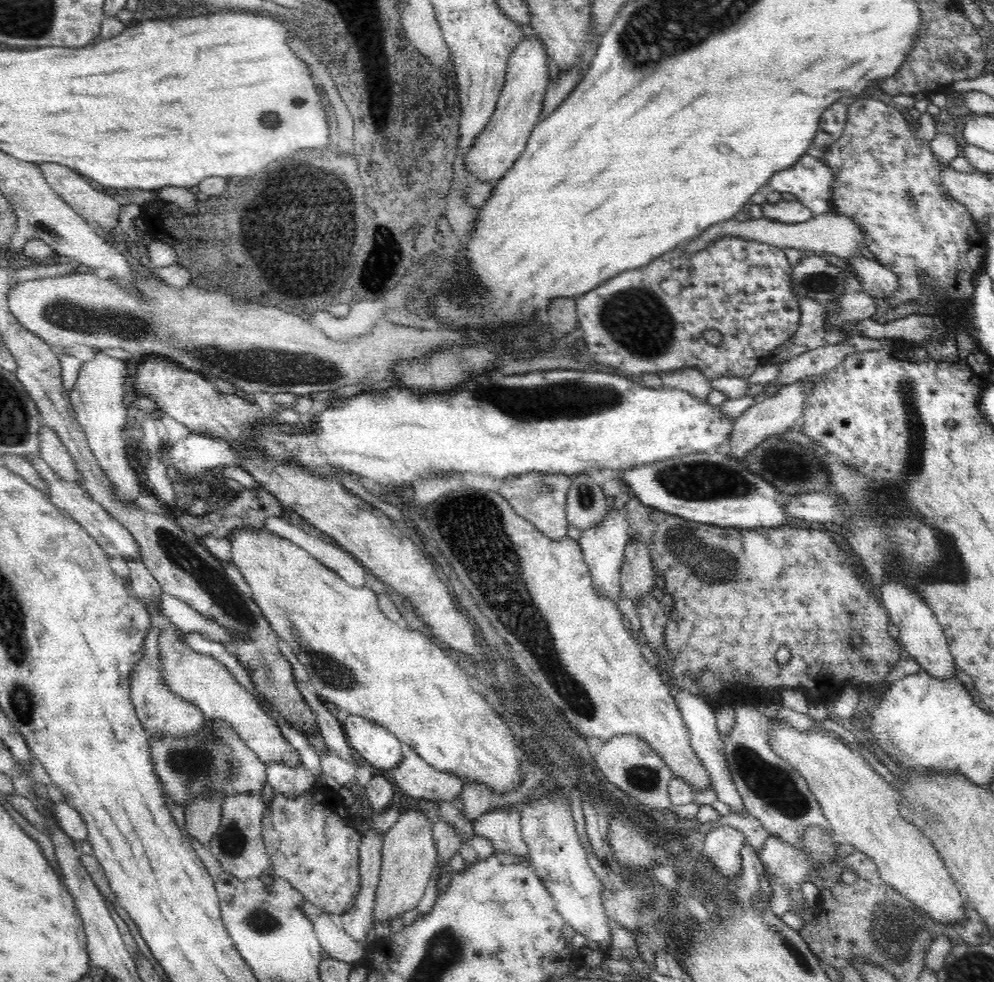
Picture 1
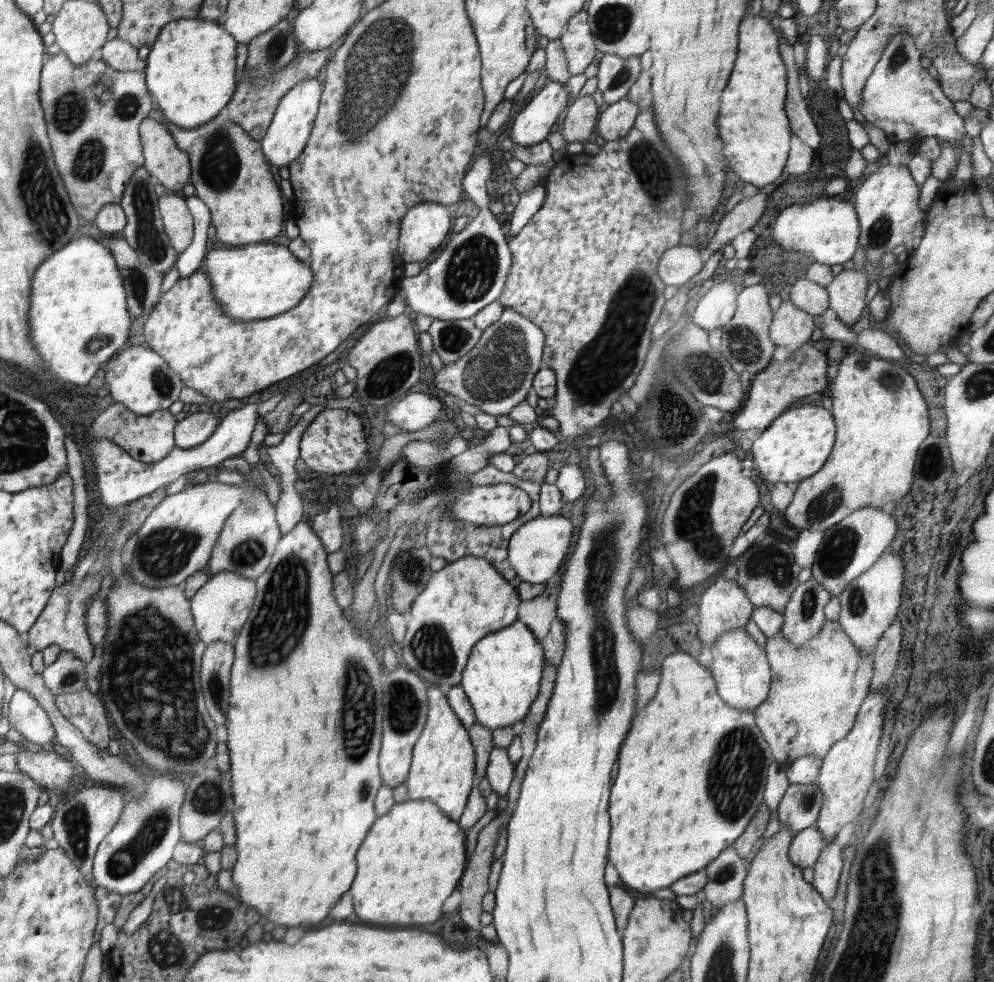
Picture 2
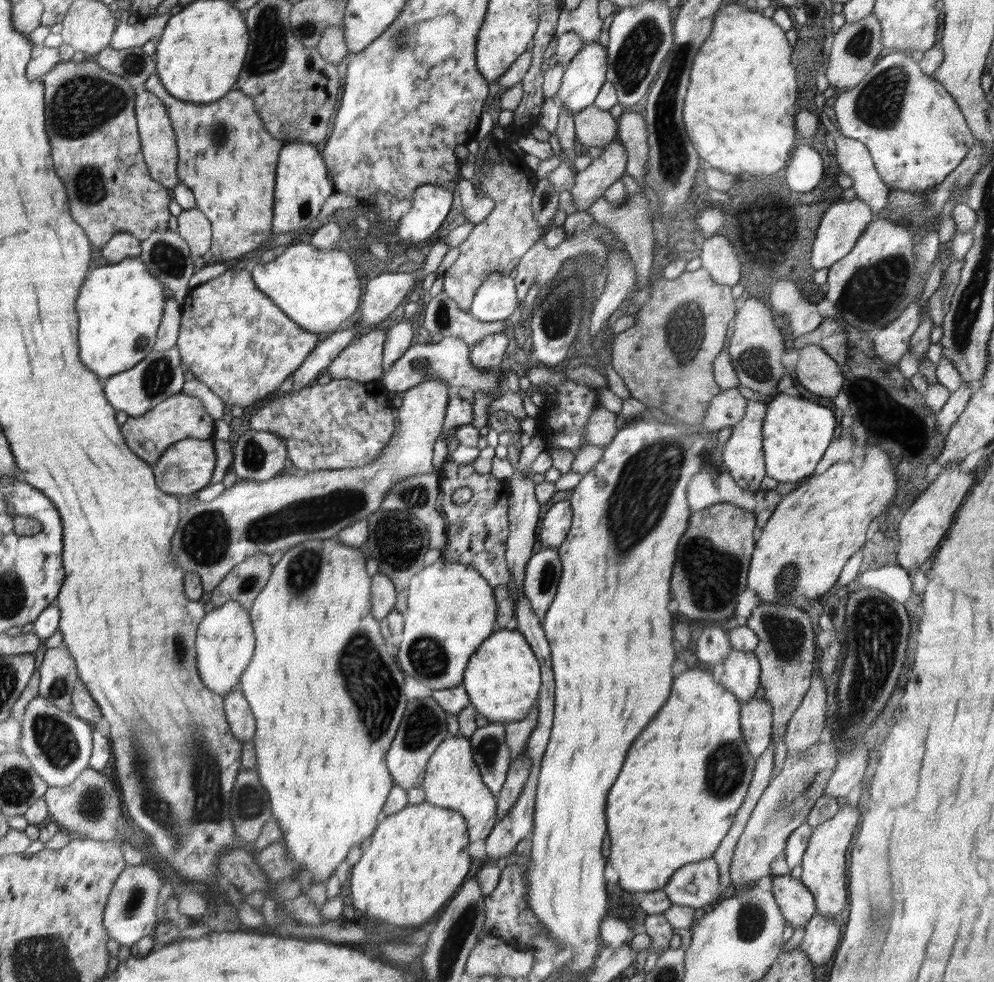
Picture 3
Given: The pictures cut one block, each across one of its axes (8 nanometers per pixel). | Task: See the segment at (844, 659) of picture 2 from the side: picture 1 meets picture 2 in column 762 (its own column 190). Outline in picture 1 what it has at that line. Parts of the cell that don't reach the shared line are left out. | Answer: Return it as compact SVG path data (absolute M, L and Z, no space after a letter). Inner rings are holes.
M152 626L146 634L146 642L144 642L144 656L138 660L136 668L132 670L132 680L130 680L130 692L132 692L132 702L136 708L136 714L142 722L142 728L146 732L148 738L192 738L194 734L200 734L206 722L206 716L202 714L202 708L198 708L194 702L186 702L184 698L172 694L166 686L164 680L164 670L160 666L160 630L156 626Z

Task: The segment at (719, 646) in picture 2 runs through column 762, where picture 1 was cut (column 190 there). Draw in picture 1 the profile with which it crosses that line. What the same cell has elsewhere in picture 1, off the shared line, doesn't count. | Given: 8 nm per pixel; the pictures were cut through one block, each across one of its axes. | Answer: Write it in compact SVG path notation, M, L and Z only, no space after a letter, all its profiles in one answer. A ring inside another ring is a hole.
M128 560L126 562L130 566L128 586L136 592L136 598L140 598L144 602L144 606L150 614L152 626L156 626L160 630L160 638L158 638L158 642L160 642L160 666L164 670L164 680L166 680L168 690L172 694L184 698L186 702L194 702L198 708L202 708L202 714L206 716L206 720L228 722L236 730L236 734L246 742L246 746L250 746L250 750L254 750L258 754L258 758L264 766L288 764L288 766L296 768L302 762L298 750L292 744L288 744L288 740L282 736L278 722L274 718L270 718L270 714L262 708L258 698L254 698L250 692L246 692L234 680L234 676L228 672L228 668L224 664L220 664L218 660L214 660L206 654L194 652L184 642L184 634L166 616L162 616L162 612L156 608L164 590L160 586L160 582L156 580L156 576L142 562L144 560Z

